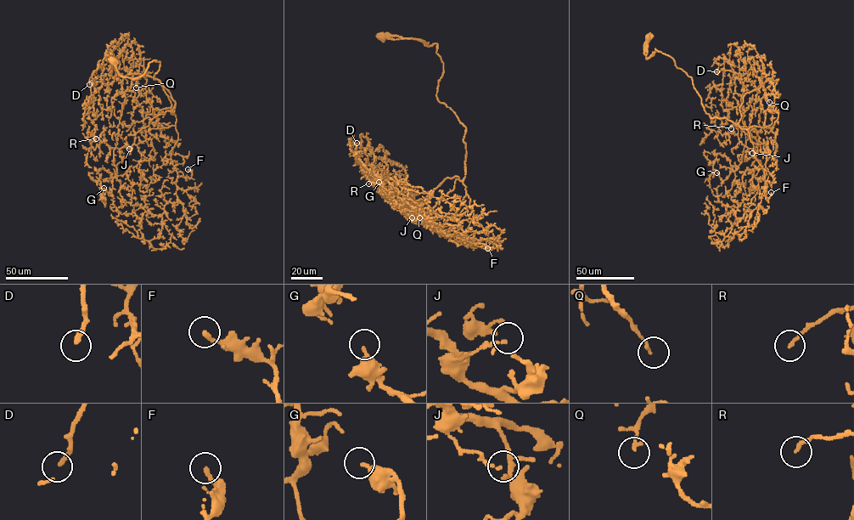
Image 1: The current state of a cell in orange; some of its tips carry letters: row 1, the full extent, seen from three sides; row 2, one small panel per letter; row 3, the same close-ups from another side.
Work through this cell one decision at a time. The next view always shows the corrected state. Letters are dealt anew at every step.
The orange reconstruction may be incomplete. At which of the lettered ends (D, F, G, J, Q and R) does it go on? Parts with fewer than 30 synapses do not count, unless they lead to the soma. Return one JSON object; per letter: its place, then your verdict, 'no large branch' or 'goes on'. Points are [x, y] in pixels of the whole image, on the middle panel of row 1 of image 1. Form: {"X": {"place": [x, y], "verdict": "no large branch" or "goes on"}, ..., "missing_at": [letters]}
{"D": {"place": [356, 143], "verdict": "goes on"}, "F": {"place": [487, 248], "verdict": "no large branch"}, "G": {"place": [379, 182], "verdict": "no large branch"}, "J": {"place": [412, 217], "verdict": "no large branch"}, "Q": {"place": [419, 217], "verdict": "no large branch"}, "R": {"place": [368, 183], "verdict": "no large branch"}, "missing_at": ["D"]}

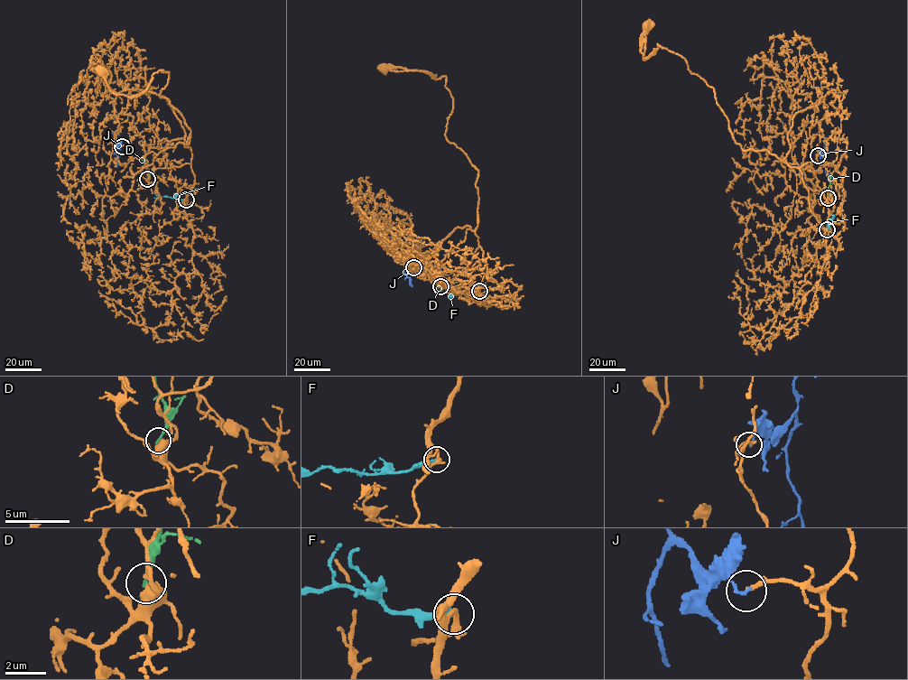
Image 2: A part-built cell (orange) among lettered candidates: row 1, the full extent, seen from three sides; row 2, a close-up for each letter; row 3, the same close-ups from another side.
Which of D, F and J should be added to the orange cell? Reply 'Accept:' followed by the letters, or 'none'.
Accept: none

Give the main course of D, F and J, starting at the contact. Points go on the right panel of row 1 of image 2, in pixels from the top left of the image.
D: (828, 198), (829, 176)
F: (827, 229), (831, 213)
J: (818, 155), (824, 152), (823, 159), (829, 177)

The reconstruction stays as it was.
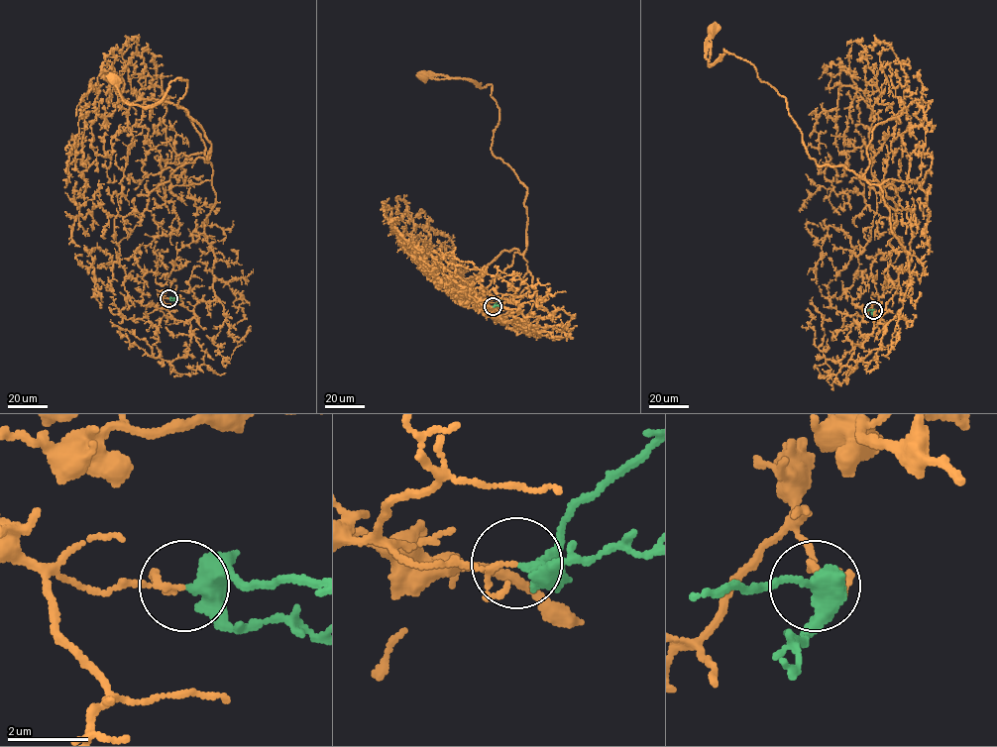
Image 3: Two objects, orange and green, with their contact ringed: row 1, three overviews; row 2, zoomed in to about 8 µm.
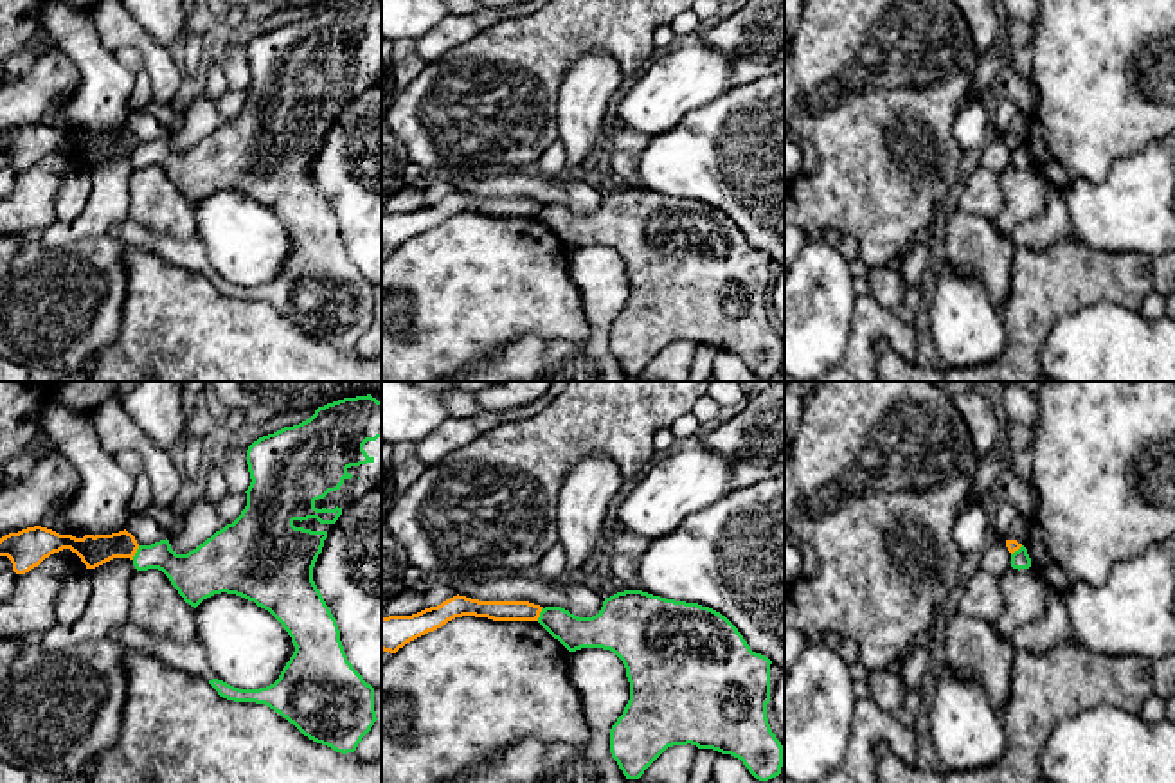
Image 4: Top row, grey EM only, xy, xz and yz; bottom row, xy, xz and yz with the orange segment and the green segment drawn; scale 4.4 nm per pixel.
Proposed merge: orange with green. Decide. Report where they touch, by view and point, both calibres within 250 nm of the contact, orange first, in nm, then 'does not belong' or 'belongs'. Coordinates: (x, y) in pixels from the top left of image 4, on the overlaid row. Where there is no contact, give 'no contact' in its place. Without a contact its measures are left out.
contact xy (135, 551); calibres 140 and 160 nm; does not belong

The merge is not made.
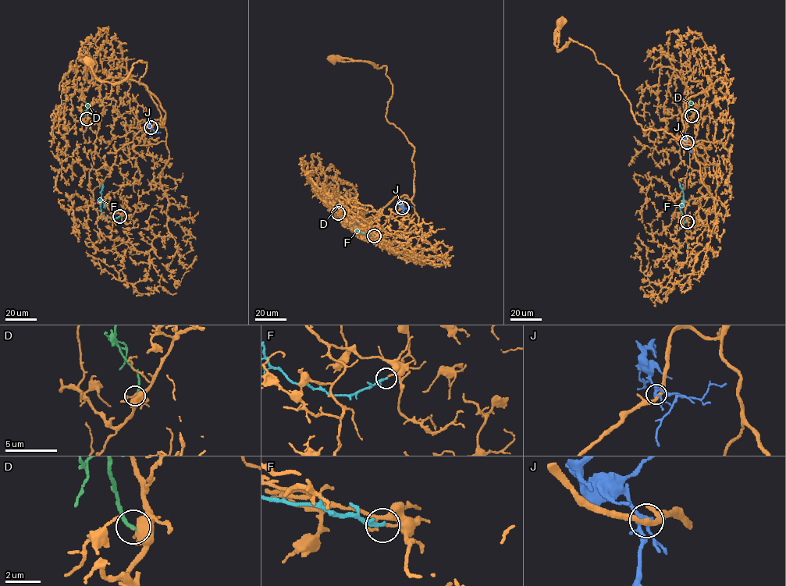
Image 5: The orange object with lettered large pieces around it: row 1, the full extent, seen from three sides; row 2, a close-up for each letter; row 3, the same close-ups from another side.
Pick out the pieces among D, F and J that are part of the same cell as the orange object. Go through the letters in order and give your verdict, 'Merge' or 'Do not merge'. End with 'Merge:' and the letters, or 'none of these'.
D: Merge
F: Do not merge
J: Do not merge
Merge: D

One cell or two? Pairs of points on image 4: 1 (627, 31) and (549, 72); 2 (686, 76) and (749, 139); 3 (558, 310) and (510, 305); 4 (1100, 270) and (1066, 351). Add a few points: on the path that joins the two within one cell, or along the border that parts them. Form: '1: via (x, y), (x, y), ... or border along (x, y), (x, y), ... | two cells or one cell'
1: via (607, 31), (587, 31), (565, 53) | one cell
2: border along (733, 87), (706, 105), (693, 108), (675, 125) | two cells
3: via (546, 305), (522, 305) | one cell
4: border along (1127, 308), (1093, 303), (1048, 332) | two cells

